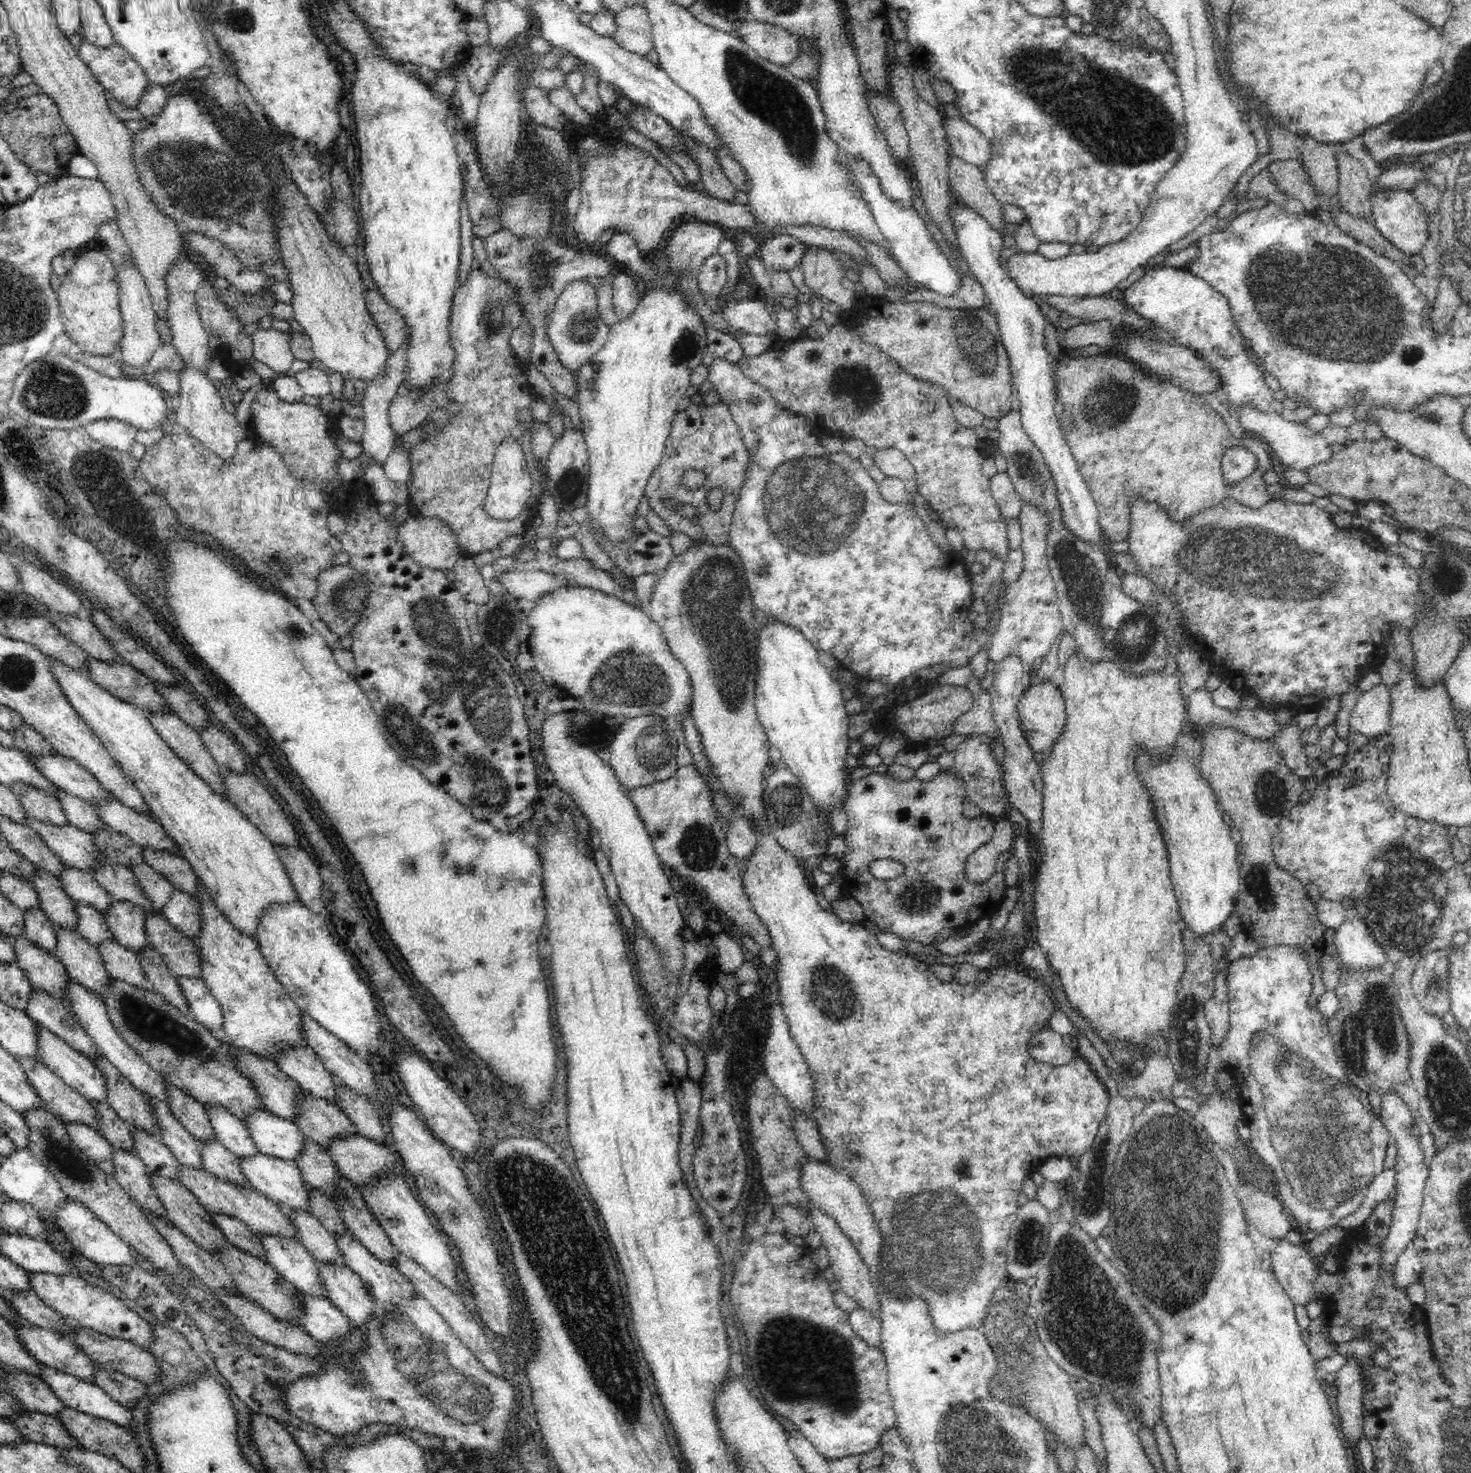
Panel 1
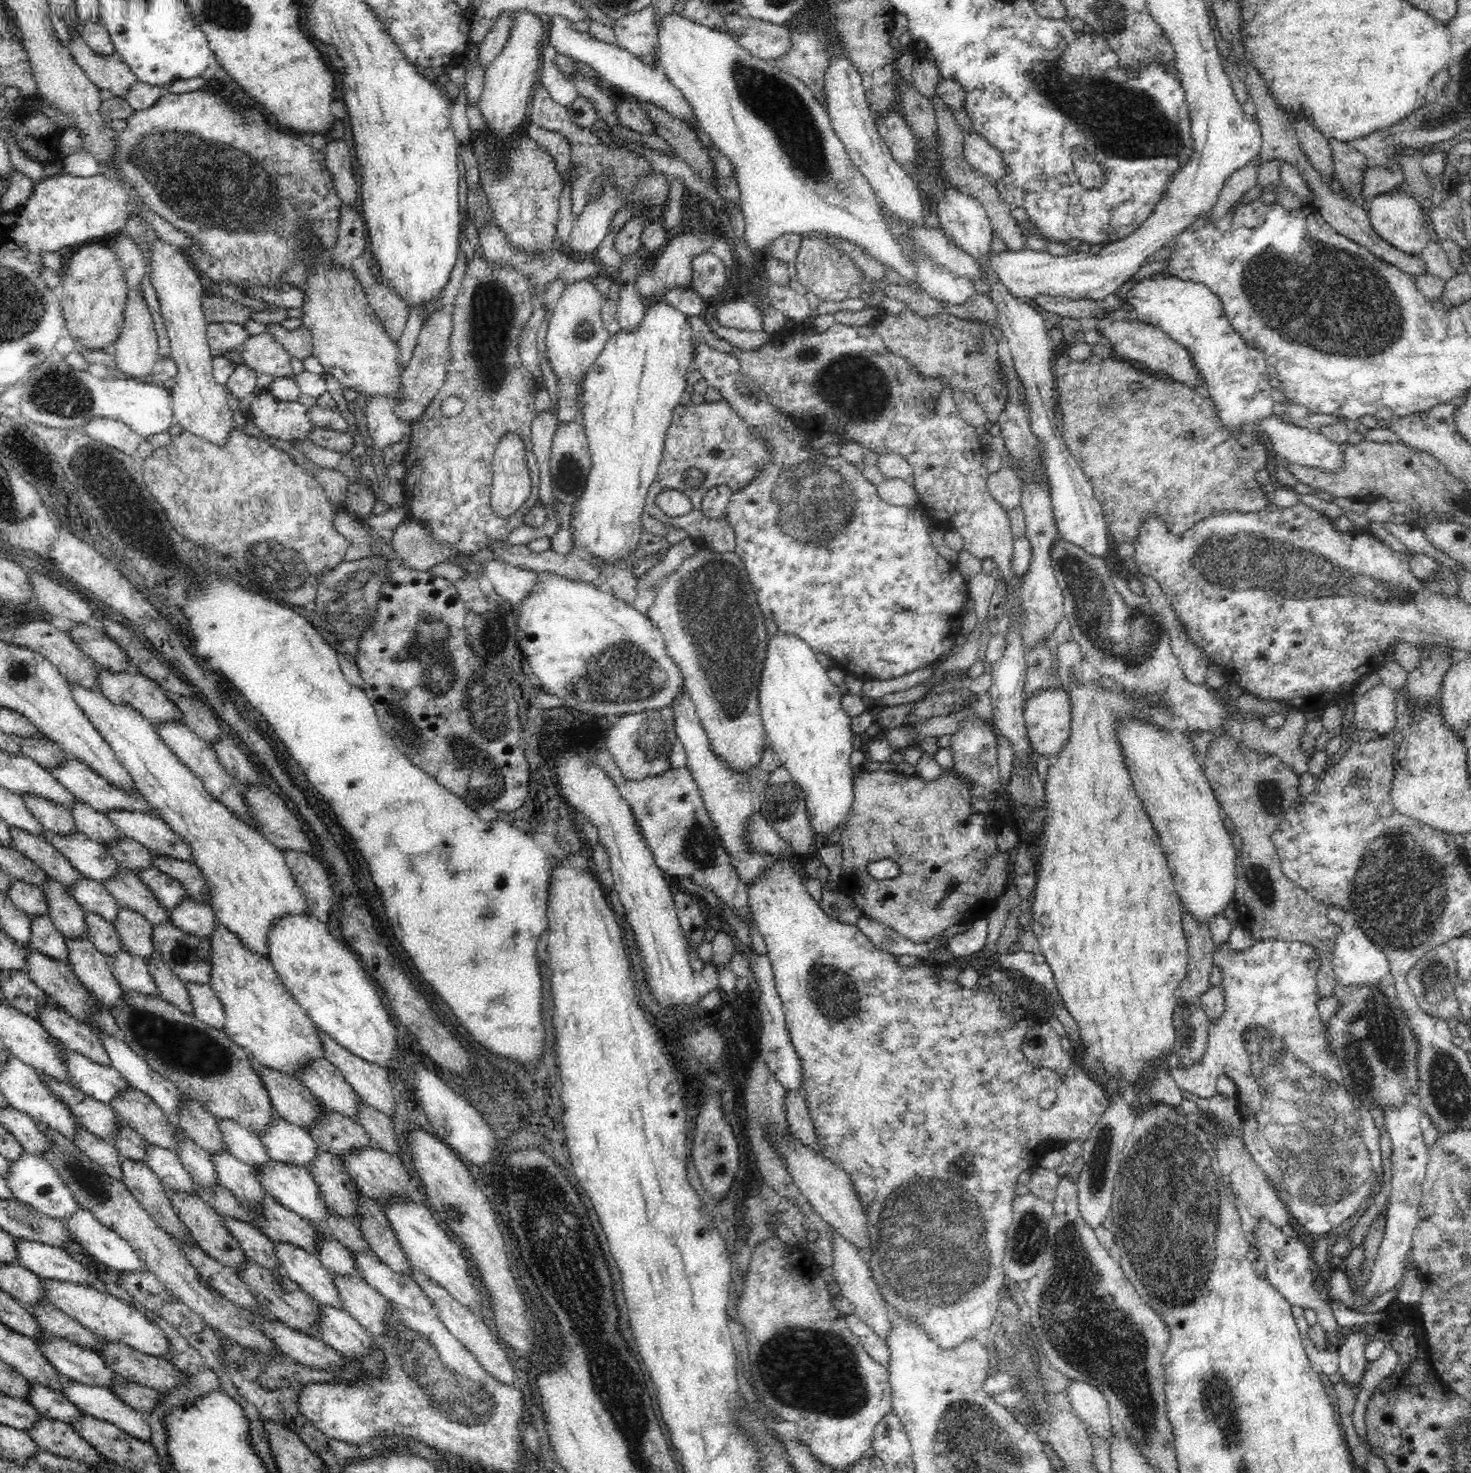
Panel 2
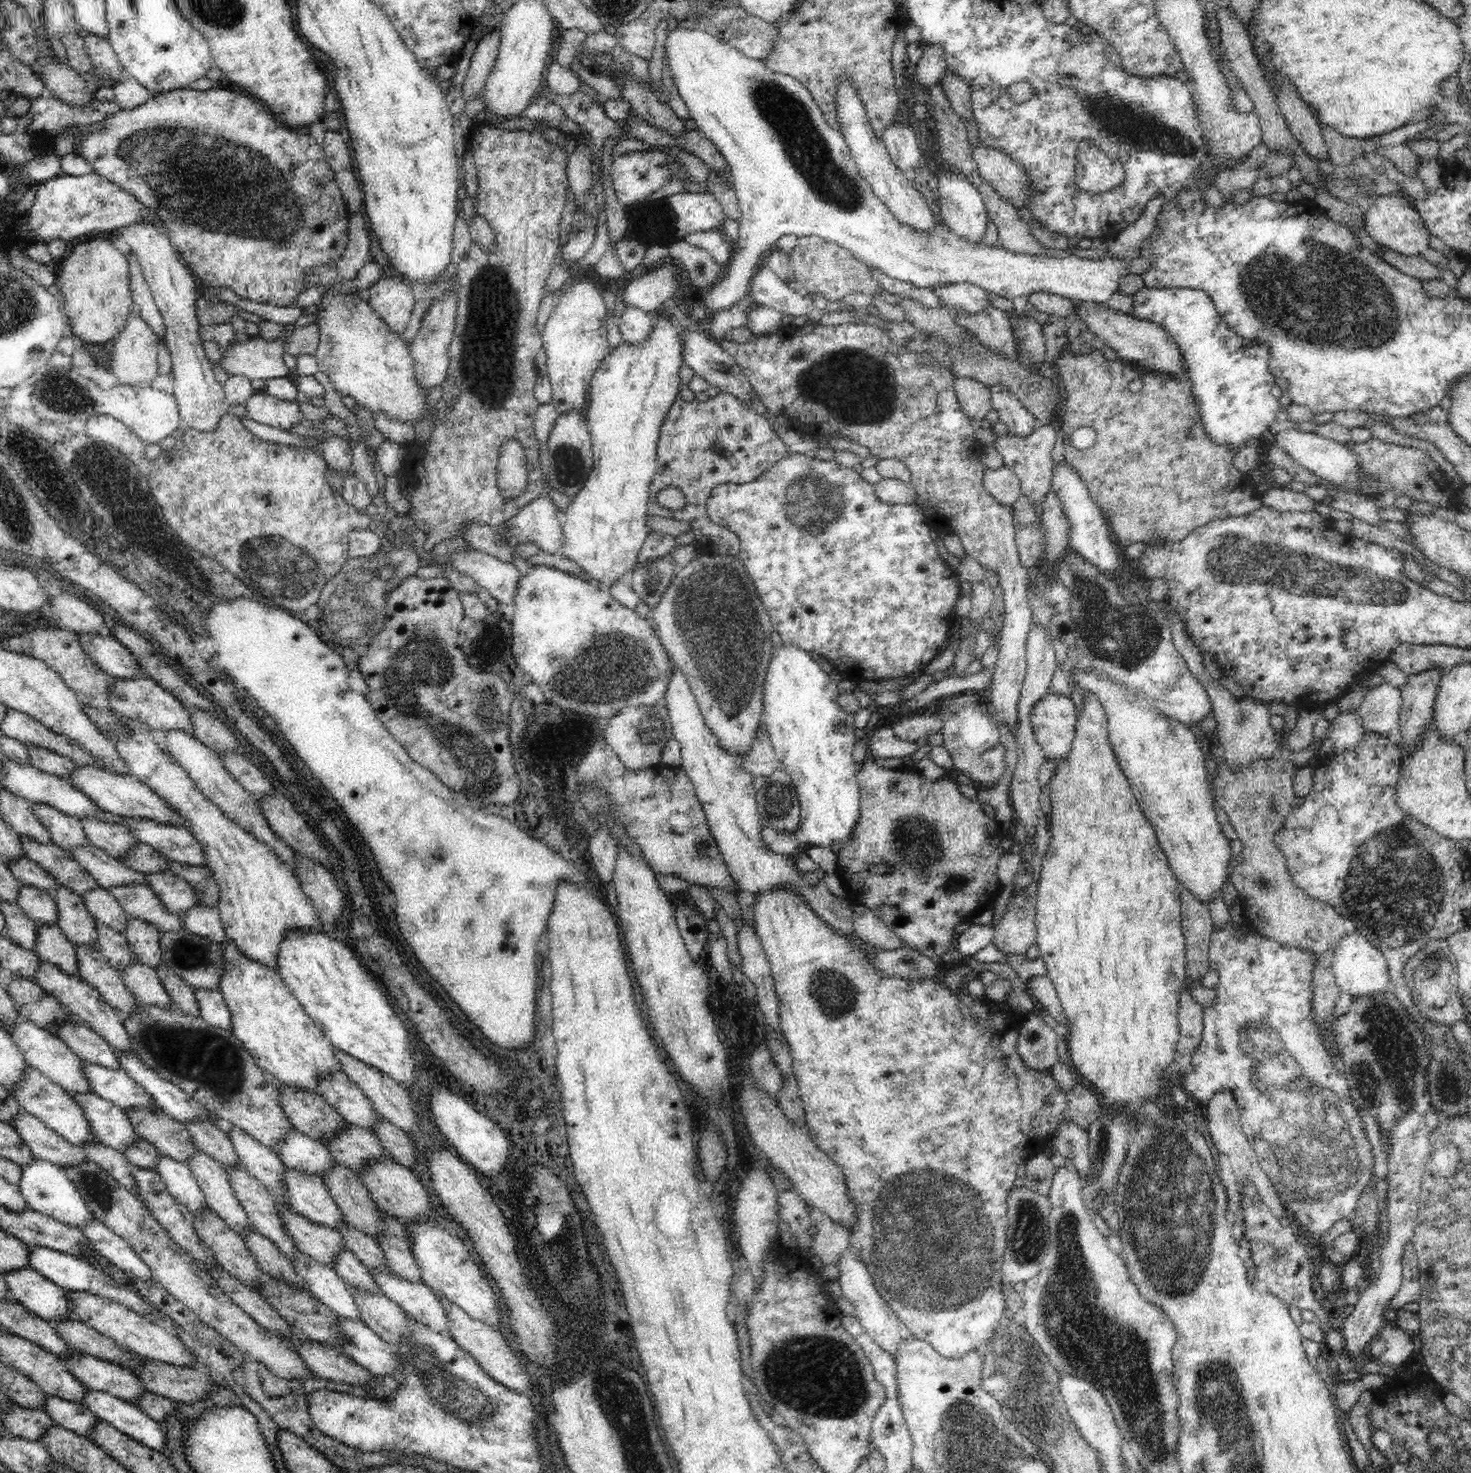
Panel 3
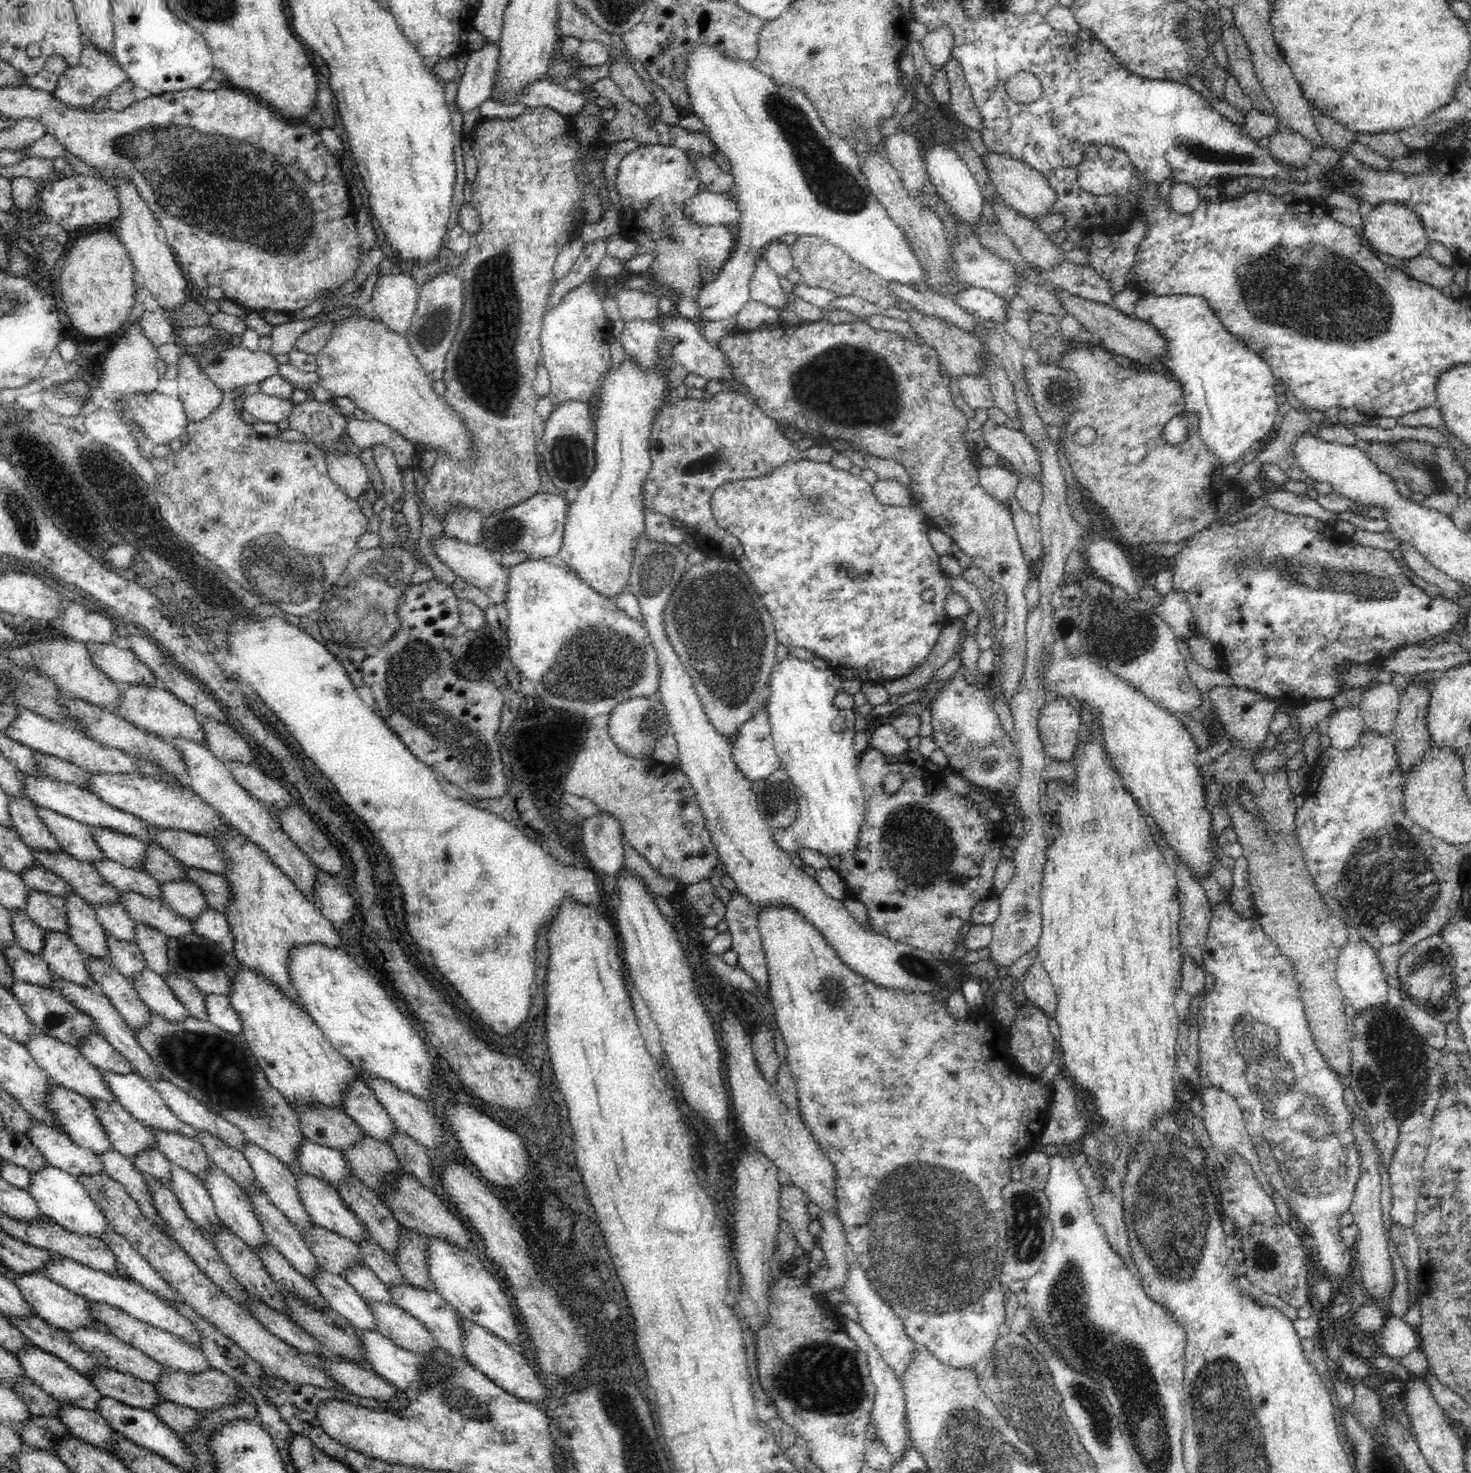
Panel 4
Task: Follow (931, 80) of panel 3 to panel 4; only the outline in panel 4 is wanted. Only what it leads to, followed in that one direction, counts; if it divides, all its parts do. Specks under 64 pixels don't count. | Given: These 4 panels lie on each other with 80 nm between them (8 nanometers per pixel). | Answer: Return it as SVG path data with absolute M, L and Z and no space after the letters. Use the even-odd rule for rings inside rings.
M942 25L933 31L928 31L921 40L924 54L928 62L933 66L934 74L940 67L951 59L952 46L954 46L954 33L948 25Z

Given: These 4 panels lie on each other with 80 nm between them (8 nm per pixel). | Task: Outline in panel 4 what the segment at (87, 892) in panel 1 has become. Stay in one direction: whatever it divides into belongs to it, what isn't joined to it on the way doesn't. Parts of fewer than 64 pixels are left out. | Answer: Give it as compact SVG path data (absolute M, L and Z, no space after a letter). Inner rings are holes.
M116 902L116 904L104 904L104 906L93 908L96 911L98 922L104 927L107 934L115 936L117 940L134 942L137 922L130 917L124 904Z

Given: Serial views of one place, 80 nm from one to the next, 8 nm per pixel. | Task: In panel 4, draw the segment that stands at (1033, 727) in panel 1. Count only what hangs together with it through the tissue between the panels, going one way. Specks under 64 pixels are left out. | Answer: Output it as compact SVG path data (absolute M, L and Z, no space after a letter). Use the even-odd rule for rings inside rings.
M1066 698L1048 702L1038 718L1040 738L1050 760L1068 761L1075 758L1078 740L1082 740L1080 713Z

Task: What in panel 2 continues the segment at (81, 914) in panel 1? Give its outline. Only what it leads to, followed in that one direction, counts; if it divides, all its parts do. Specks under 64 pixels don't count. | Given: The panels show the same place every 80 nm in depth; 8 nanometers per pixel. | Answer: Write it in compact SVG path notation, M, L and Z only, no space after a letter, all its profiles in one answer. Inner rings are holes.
M87 910L84 915L86 915L87 938L104 956L110 957L120 950L125 950L113 923L104 920L102 915Z

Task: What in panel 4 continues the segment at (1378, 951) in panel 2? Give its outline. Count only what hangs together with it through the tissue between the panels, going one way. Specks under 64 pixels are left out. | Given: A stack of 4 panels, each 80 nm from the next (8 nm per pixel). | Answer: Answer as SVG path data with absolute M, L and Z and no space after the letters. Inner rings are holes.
M1361 937L1357 943L1348 940L1342 946L1338 960L1336 960L1336 980L1339 987L1342 989L1344 998L1348 1000L1348 1004L1356 1010L1356 1012L1364 1012L1370 1010L1374 1006L1388 1003L1388 990L1390 984L1387 981L1387 976L1384 973L1384 968L1381 965L1378 953L1375 948L1372 948Z

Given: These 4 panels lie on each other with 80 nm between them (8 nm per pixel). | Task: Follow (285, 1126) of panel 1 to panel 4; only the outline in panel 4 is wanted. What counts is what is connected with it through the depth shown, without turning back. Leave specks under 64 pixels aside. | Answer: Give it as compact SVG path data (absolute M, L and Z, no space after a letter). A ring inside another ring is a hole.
M308 1139L298 1146L298 1154L294 1159L304 1174L326 1180L326 1183L336 1189L345 1179L355 1176L342 1151L313 1143Z

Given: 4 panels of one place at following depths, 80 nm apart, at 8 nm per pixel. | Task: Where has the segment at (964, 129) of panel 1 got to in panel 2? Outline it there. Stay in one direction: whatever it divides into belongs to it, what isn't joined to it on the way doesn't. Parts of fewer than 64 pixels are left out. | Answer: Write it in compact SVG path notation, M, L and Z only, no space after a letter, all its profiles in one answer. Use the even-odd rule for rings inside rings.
M974 129L973 133L964 132L964 159L974 170L992 181L1004 178L1008 174L1002 153Z

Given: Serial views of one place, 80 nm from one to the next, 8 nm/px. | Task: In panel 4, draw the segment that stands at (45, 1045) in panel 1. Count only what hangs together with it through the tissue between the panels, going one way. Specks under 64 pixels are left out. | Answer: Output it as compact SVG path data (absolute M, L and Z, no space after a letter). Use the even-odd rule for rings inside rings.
M101 1069L100 1071L102 1071L102 1077L104 1077L106 1085L114 1093L116 1102L124 1107L124 1110L130 1112L136 1120L139 1120L147 1127L151 1126L152 1129L163 1130L164 1132L174 1132L175 1130L176 1132L185 1134L188 1138L198 1138L198 1131L192 1125L178 1119L176 1113L170 1111L170 1108L162 1101L162 1097L158 1095L158 1091L155 1091L140 1073L120 1074Z

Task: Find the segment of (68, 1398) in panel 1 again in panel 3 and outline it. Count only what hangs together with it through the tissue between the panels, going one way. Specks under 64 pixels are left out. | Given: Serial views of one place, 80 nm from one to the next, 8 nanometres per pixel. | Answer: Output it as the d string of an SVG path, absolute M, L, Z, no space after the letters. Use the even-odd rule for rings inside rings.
M88 1390L81 1404L86 1405L100 1421L111 1424L136 1442L161 1453L168 1452L166 1431L138 1405L99 1390Z

